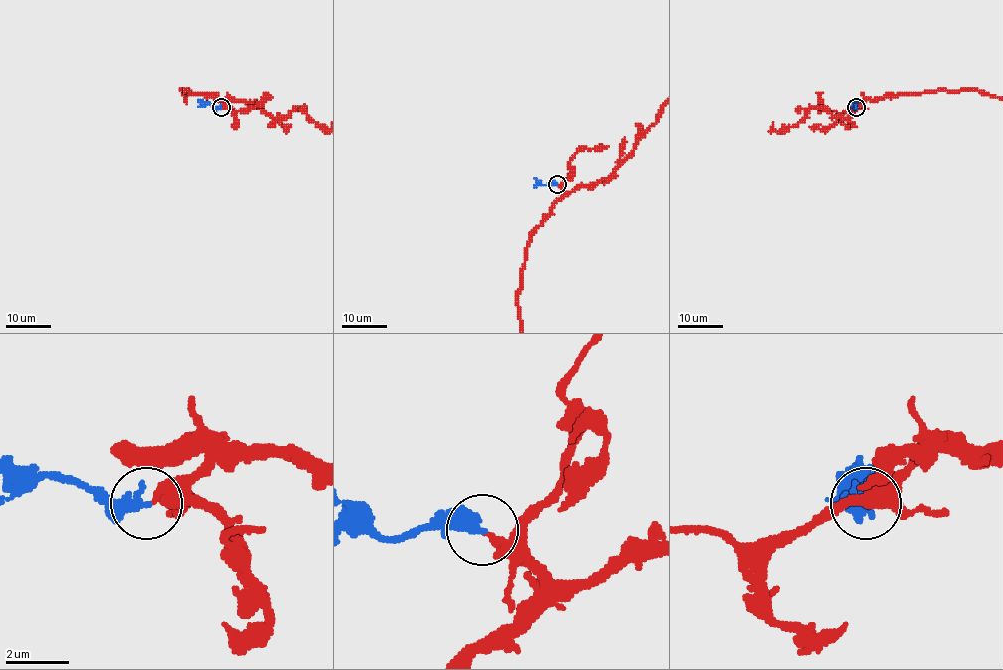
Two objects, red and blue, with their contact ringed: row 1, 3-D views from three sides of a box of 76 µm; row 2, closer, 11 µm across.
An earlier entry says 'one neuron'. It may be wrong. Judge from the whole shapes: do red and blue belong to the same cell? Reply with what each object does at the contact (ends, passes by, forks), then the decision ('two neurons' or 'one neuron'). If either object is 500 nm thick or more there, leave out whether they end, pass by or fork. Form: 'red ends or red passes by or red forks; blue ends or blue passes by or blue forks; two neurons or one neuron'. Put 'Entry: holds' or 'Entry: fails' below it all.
red ends; blue ends; one neuron
Entry: holds

